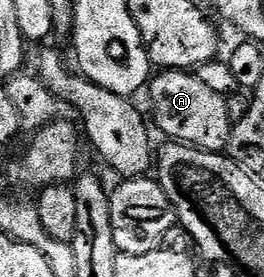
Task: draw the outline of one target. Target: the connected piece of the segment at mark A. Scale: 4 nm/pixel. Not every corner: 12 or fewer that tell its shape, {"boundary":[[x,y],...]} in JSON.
{"boundary":[[161,70],[147,85],[169,142],[224,153],[229,100],[192,71]]}

